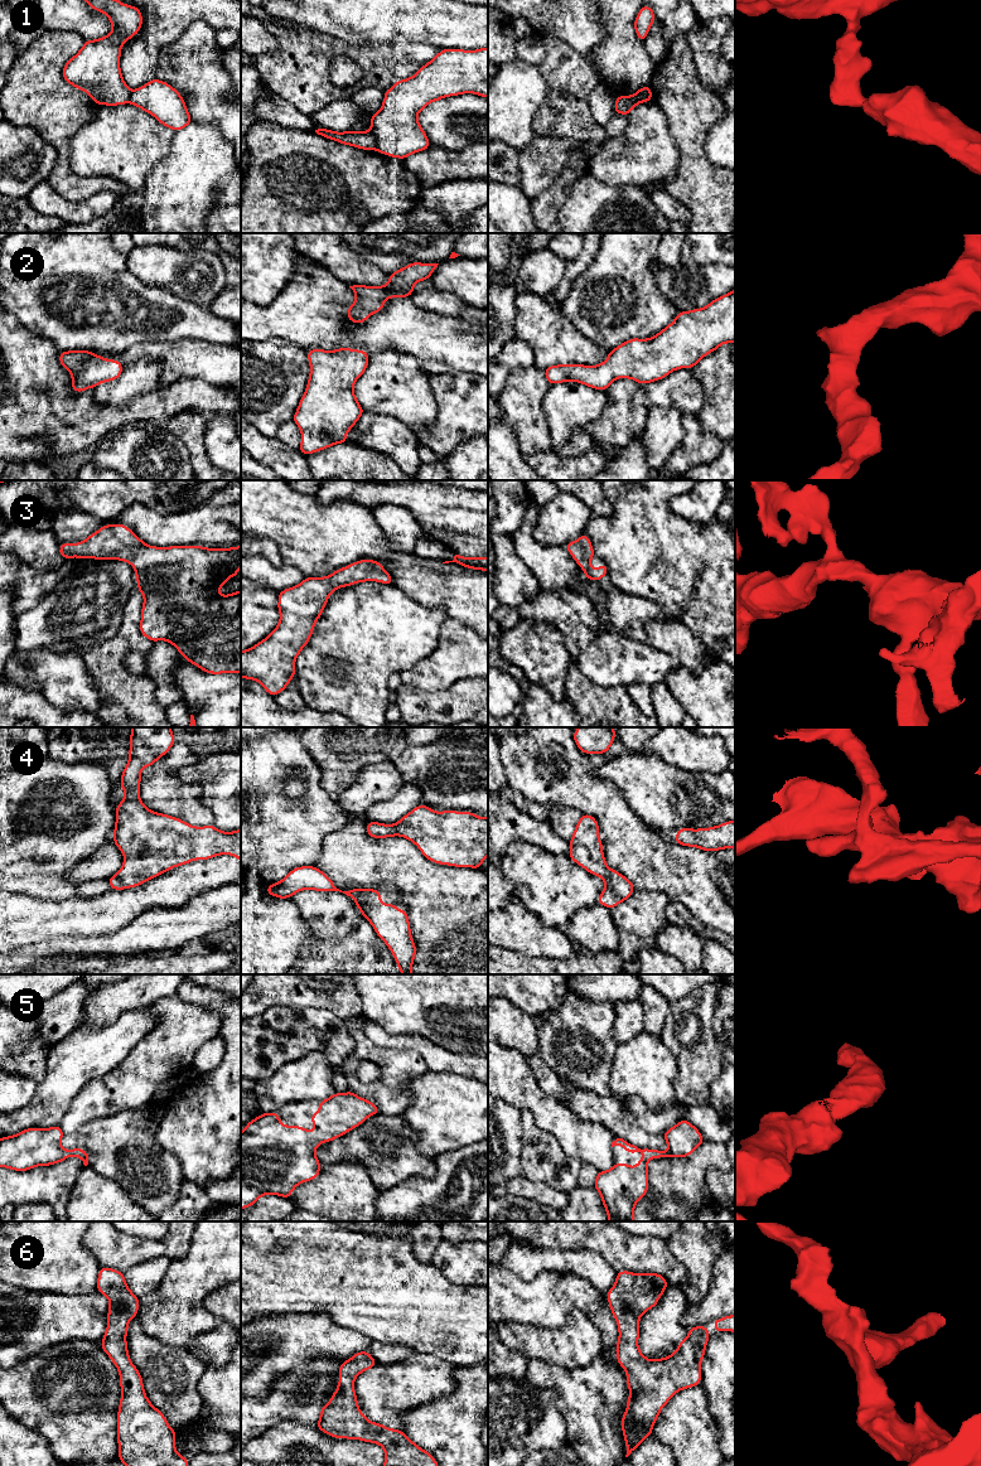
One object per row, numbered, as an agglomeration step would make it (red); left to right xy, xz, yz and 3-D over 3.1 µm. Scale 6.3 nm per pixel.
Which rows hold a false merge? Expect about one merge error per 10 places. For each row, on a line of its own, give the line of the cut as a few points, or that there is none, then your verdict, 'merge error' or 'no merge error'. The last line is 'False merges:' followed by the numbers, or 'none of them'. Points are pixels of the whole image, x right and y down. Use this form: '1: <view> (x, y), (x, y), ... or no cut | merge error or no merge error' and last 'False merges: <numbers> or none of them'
1: xz (370, 131), (375, 138), (376, 149) | merge error
2: no cut | no merge error
3: no cut | no merge error
4: no cut | no merge error
5: no cut | no merge error
6: no cut | no merge error
False merges: 1

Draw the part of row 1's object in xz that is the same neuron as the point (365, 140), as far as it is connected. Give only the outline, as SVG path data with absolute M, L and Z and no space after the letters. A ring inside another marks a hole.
M318 129L315 132L327 139L338 141L343 145L356 146L362 150L376 150L376 137L371 131L347 131L335 132L327 129Z

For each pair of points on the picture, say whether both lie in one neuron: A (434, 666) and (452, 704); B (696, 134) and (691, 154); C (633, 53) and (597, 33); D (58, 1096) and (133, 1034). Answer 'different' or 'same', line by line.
A: different
B: same
C: different
D: same

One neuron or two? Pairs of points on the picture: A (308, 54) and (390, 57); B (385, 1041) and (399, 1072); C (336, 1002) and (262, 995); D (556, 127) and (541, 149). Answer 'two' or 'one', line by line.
A: one
B: two
C: one
D: two

